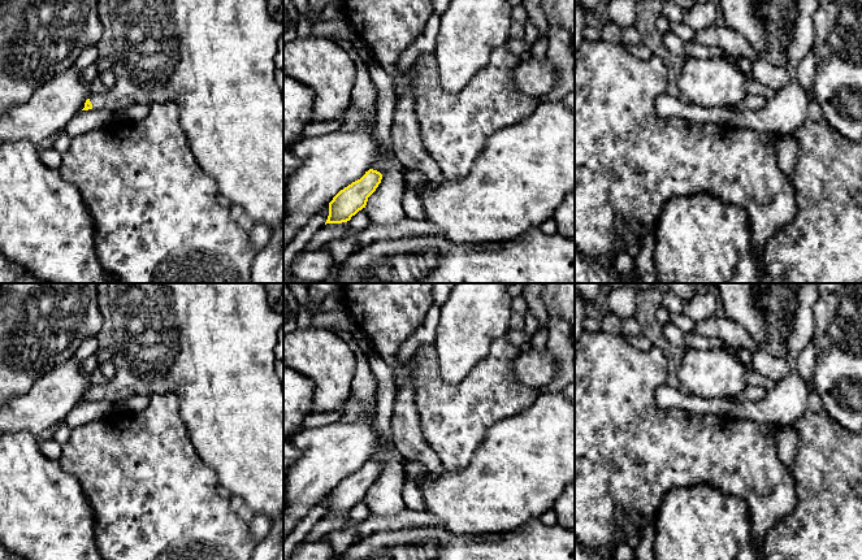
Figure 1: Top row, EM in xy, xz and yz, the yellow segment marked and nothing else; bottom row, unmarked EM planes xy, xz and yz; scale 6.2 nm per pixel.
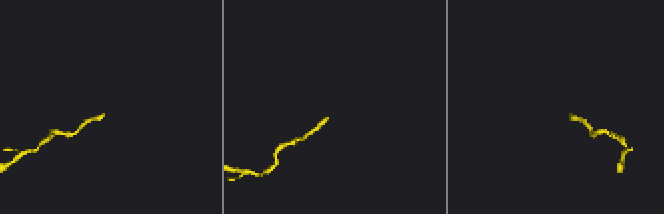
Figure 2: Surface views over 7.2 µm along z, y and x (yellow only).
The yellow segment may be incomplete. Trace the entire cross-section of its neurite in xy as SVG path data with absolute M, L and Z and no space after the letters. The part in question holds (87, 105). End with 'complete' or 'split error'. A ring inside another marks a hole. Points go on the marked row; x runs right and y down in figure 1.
M108 0L113 21L114 51L111 53L116 84L105 94L94 94L86 100L85 108L107 109L135 104L153 105L176 103L179 107L179 123L190 149L199 166L217 183L218 194L231 204L241 205L255 223L264 223L272 231L283 229L283 91L278 87L274 73L274 58L278 42L283 36L283 25L277 22L267 6L267 0Z; split error

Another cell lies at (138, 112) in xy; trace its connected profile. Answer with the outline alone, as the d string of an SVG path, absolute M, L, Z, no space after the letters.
M135 104L130 107L124 107L116 109L113 113L116 116L124 116L130 121L142 121L148 116L150 107L144 104Z

